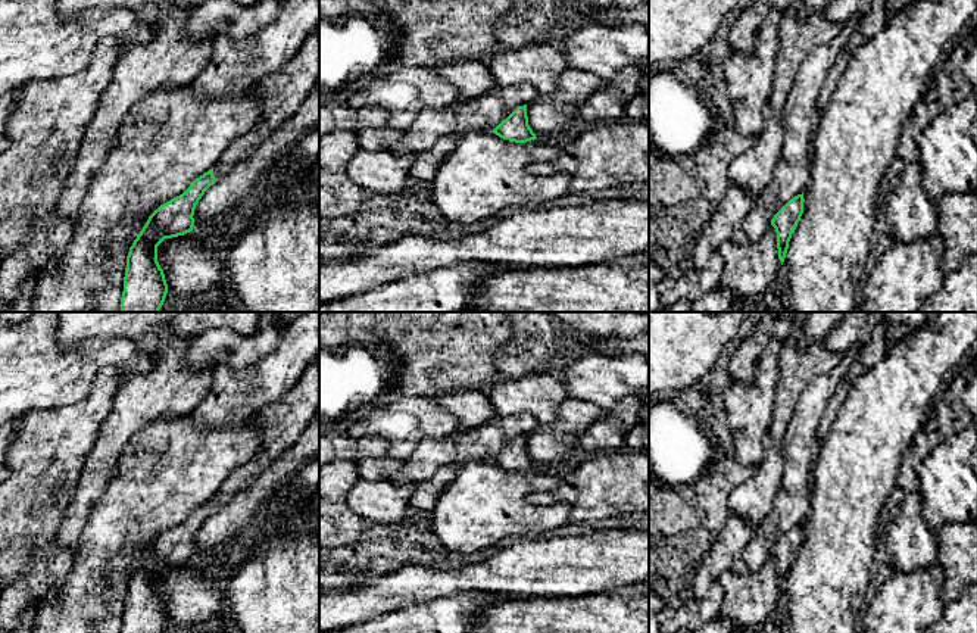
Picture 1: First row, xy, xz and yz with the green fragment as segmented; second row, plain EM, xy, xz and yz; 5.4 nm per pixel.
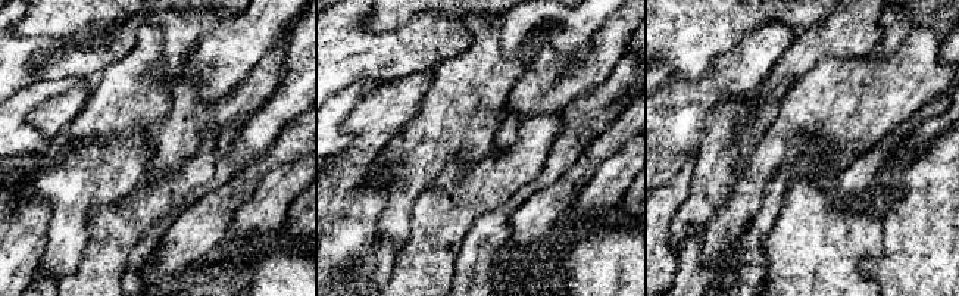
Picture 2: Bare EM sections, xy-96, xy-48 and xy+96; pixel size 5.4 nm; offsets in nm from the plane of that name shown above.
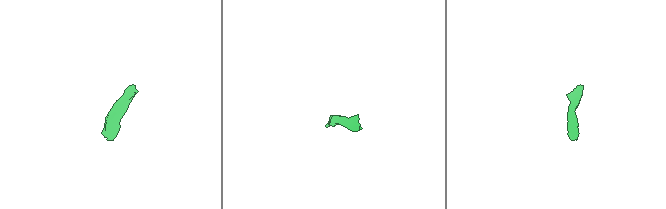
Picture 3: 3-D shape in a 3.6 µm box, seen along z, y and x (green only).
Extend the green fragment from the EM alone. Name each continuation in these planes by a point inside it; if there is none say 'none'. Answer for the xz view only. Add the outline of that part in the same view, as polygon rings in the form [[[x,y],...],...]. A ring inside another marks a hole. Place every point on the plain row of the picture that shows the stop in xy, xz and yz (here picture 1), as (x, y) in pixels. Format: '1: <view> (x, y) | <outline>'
none

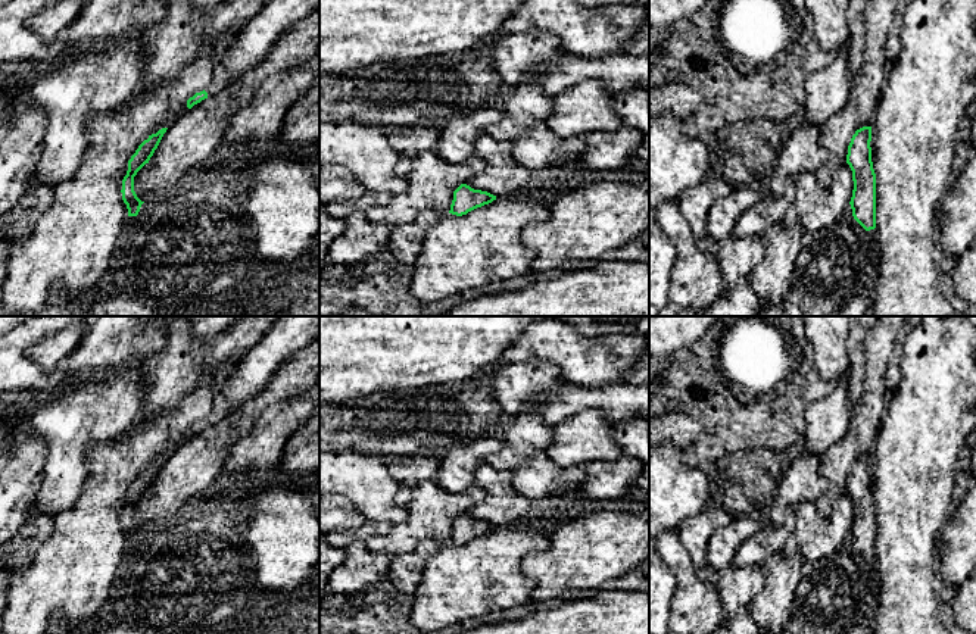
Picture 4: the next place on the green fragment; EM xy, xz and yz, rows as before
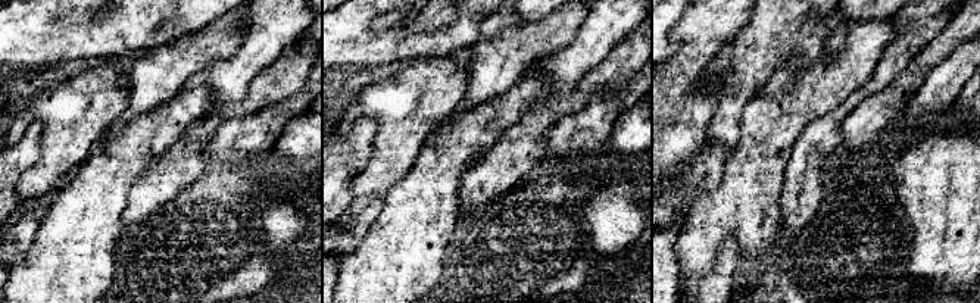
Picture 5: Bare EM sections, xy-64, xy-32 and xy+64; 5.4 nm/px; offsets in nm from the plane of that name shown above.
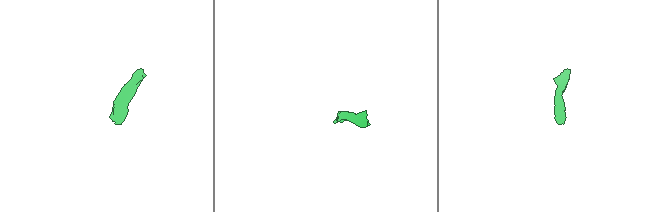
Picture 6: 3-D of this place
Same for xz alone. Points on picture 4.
none

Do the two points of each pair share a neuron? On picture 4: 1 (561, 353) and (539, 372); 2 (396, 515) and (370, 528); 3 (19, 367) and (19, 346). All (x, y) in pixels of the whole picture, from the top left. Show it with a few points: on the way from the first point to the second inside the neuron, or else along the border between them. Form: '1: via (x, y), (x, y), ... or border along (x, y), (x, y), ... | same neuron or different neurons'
1: border along (514, 364), (548, 362), (566, 381) | different neurons
2: border along (367, 518), (387, 521), (392, 525) | different neurons
3: via (19, 362), (19, 350) | same neuron

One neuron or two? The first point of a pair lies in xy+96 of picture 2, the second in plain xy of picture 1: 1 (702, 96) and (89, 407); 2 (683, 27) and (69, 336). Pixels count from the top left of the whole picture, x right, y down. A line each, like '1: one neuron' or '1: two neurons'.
1: one neuron
2: two neurons

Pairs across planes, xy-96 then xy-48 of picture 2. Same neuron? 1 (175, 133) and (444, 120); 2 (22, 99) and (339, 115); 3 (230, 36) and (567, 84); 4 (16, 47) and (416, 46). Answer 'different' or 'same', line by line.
1: different
2: same
3: different
4: same

